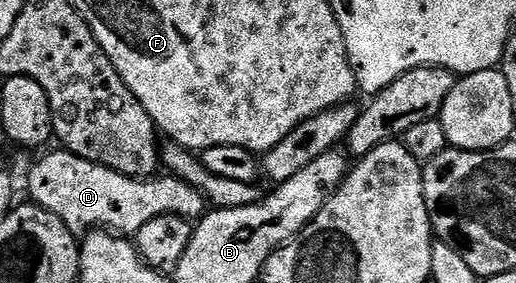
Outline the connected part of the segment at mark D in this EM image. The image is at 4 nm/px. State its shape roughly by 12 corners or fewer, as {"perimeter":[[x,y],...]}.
{"perimeter":[[47,152],[27,199],[74,234],[205,215],[177,176],[127,176]]}

